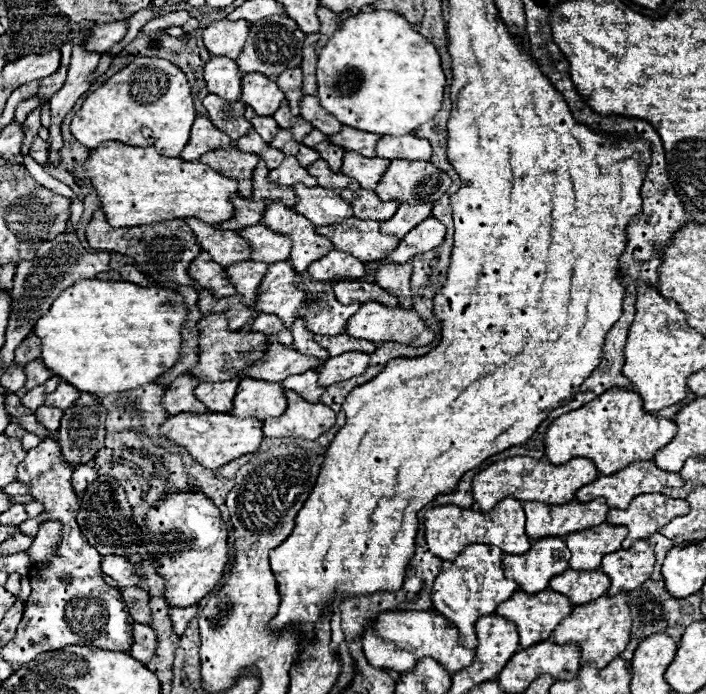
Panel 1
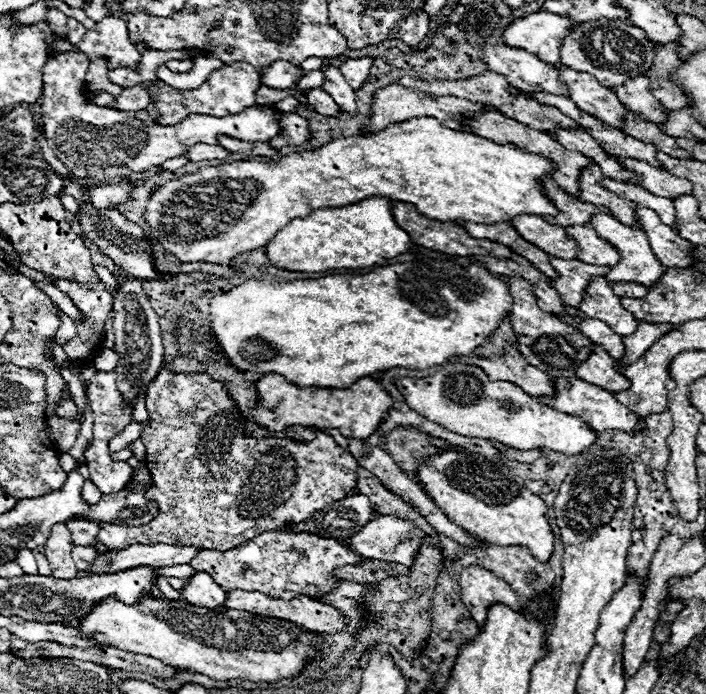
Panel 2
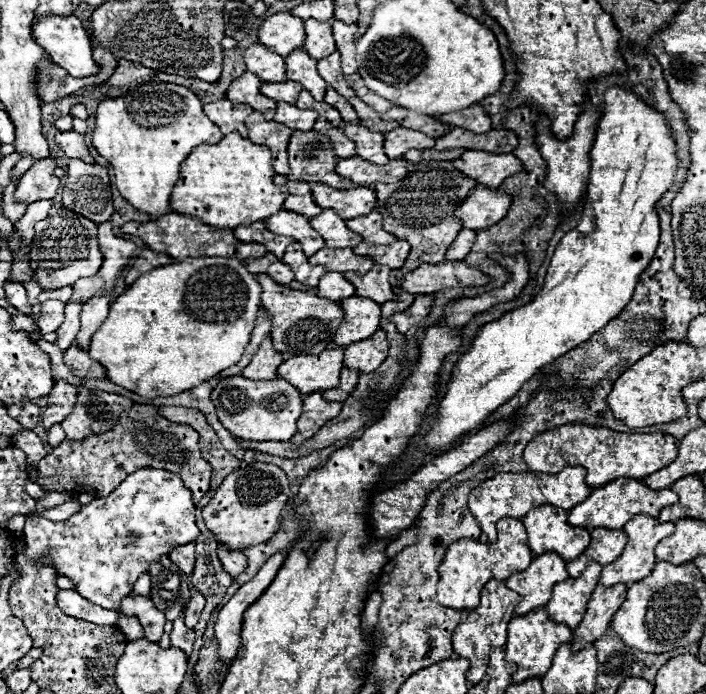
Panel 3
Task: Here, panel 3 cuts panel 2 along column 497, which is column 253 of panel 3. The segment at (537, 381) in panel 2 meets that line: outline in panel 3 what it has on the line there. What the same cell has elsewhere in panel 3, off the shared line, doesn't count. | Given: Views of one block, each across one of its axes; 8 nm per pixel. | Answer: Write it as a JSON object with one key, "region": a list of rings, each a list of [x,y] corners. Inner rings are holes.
{"region":[[[268,336],[256,356],[252,358],[252,362],[242,370],[242,376],[244,378],[250,378],[250,380],[274,380],[276,378],[276,370],[278,366],[284,362],[286,354],[274,350],[274,344],[272,344],[272,338]]]}

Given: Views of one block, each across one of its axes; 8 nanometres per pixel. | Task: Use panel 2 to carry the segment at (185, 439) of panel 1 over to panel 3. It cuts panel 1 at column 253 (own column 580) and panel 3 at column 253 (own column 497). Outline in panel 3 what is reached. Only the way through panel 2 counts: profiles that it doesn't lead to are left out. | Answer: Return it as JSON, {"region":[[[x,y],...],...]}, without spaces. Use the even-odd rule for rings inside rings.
{"region":[[[244,376],[224,378],[212,390],[212,402],[216,406],[216,414],[224,428],[242,440],[252,442],[288,442],[296,434],[296,420],[302,412],[304,398],[302,394],[286,380],[268,380],[256,382]]]}

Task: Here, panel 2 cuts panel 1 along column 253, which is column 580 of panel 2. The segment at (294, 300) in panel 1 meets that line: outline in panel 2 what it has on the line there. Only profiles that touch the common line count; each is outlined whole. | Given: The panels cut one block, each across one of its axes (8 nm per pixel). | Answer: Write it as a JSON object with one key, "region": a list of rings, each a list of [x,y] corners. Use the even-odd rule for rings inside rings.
{"region":[[[592,278],[582,304],[578,306],[588,318],[596,318],[612,326],[620,336],[630,336],[638,328],[638,320],[632,320],[632,314],[622,308],[620,298],[612,292],[612,284],[604,278]]]}

